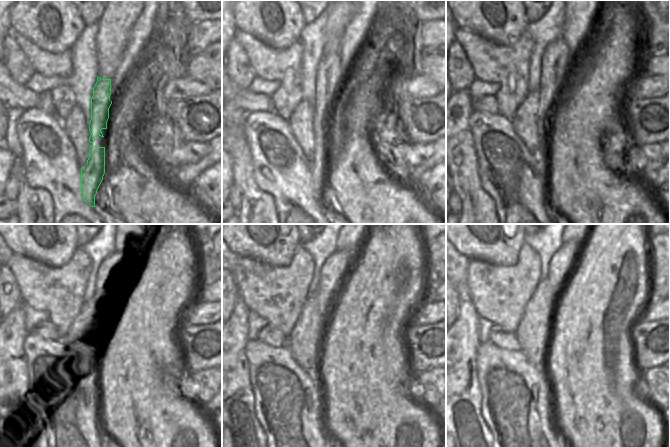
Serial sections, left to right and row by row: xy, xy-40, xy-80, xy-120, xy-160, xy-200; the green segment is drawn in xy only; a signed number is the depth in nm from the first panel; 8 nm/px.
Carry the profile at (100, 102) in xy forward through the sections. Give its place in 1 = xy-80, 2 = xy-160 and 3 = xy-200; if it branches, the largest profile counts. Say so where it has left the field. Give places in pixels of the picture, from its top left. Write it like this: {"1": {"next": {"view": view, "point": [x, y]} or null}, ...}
{"1": {"next": {"view": "xy-80", "point": [556, 55]}}, "2": {"next": {"view": "xy-160", "point": [334, 272]}}, "3": {"next": {"view": "xy-200", "point": [561, 264]}}}

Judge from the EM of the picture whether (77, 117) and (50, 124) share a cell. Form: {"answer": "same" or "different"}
{"answer": "different"}

